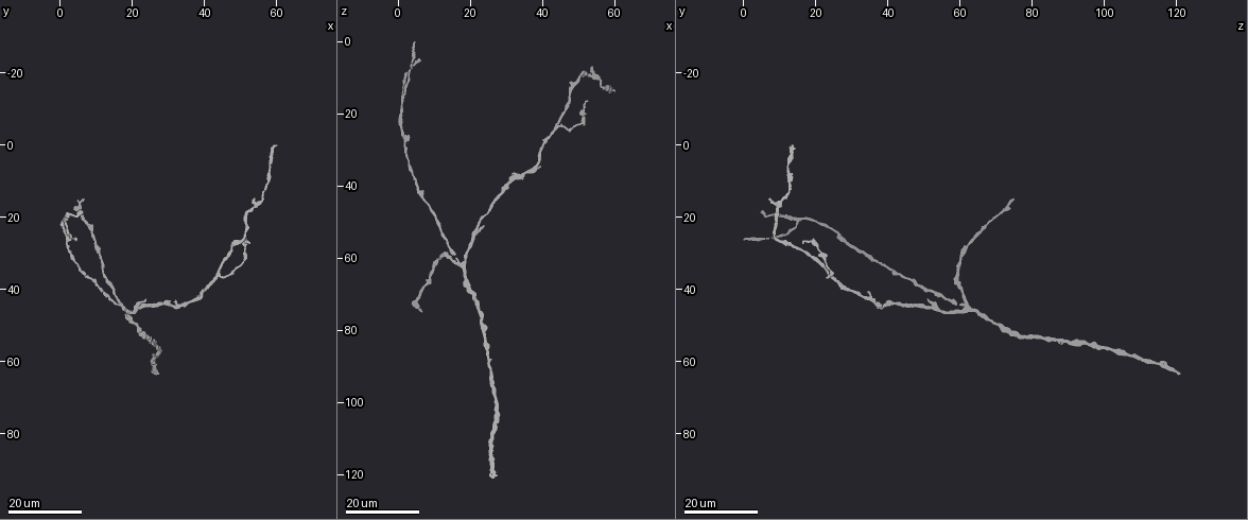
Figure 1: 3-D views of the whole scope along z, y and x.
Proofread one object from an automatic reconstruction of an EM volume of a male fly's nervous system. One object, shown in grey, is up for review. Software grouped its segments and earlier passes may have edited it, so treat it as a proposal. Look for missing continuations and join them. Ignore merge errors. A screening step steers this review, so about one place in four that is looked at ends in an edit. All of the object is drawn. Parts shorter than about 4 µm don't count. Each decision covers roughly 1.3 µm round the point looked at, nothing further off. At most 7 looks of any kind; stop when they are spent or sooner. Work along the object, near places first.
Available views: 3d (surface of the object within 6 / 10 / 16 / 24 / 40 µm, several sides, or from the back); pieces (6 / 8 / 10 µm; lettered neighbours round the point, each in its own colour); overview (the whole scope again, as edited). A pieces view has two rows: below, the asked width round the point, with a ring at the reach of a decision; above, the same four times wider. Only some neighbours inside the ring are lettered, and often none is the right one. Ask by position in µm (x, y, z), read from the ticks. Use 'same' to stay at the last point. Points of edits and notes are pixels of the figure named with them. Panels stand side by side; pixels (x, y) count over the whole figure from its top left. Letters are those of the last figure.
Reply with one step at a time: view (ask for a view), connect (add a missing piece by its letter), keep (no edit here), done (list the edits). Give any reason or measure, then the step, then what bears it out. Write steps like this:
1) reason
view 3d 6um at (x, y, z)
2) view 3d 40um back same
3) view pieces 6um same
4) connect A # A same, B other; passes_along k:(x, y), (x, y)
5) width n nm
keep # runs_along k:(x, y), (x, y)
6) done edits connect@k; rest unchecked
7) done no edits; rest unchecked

view 3d 16um at (23.5, 43.0, 51.0)

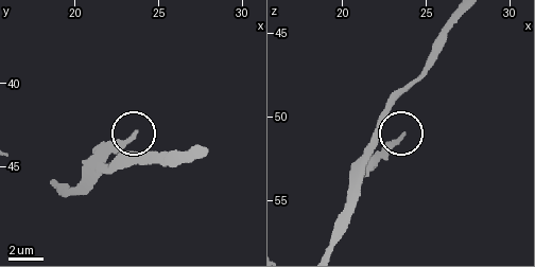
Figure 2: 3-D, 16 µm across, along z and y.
view pieces 10um at (23.7, 43.0, 51.1)

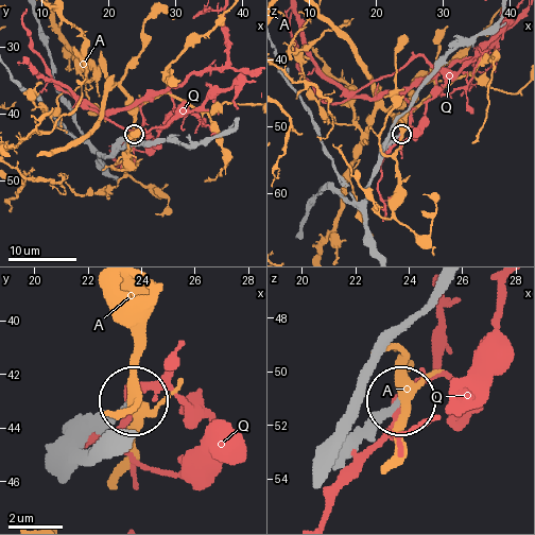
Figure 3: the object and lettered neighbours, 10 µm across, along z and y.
keep # A other, Q other; none of them fits

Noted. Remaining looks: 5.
free end
view 3d 24um at (53.5, 15.5, 6.5)

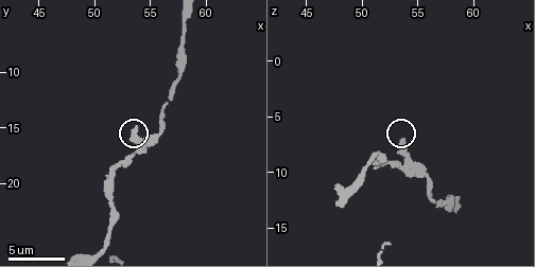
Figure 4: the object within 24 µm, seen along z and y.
view pieces 6um at (53.8, 15.2, 7.0)

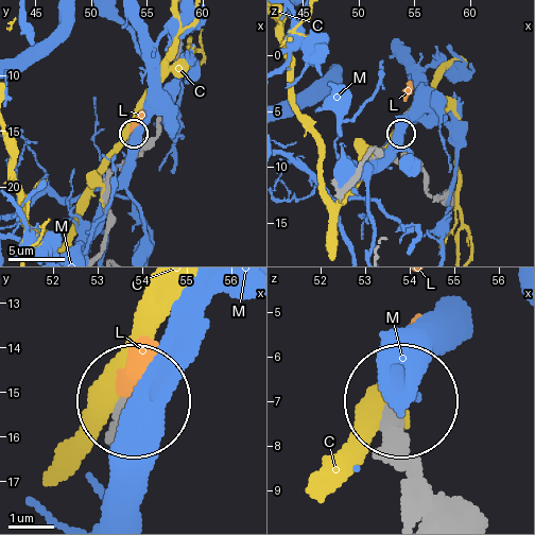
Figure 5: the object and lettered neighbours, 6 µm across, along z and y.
connect L # C other, L same, M other; it goes on there

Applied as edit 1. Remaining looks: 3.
redraw
view overview

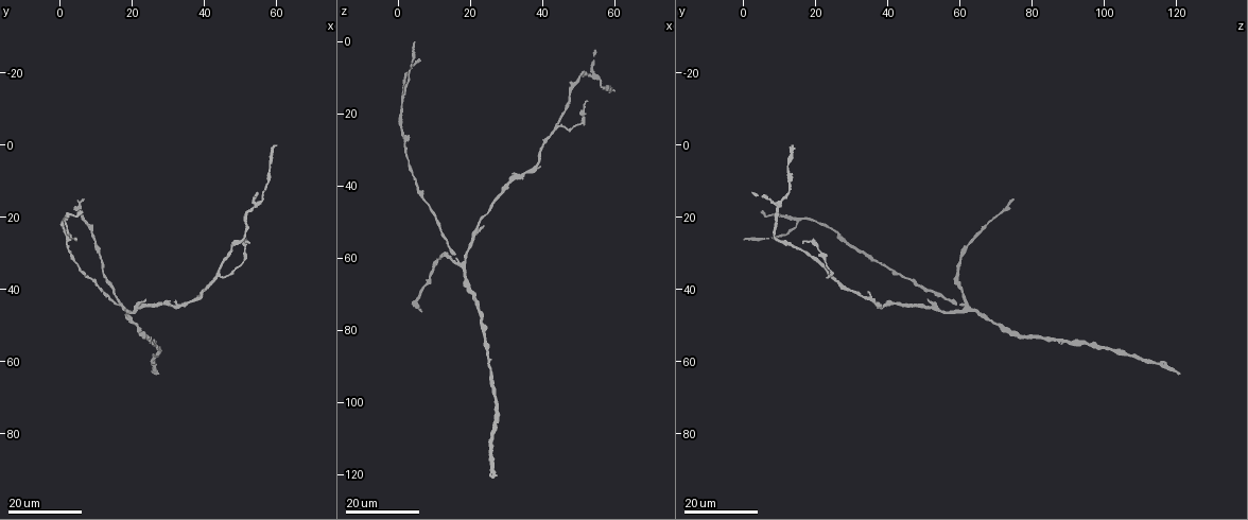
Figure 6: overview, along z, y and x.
long arm stops here
view 3d 24um at (6.0, 15.5, 75.0)

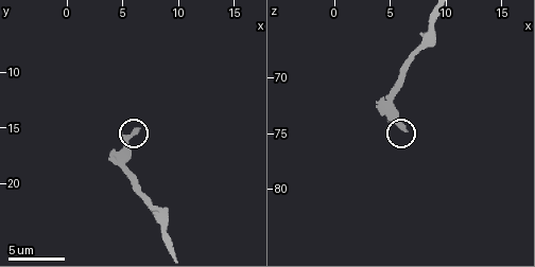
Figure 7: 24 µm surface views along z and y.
view pieces 8um at (6.4, 15.0, 74.8)

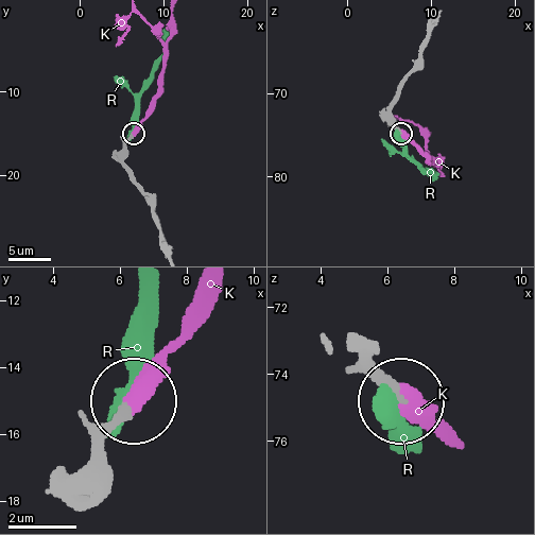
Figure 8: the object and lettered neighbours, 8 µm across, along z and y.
connect K # K same, R other; it goes on there

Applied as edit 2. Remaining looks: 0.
done edits connect@5, connect@8; rest unchecked

